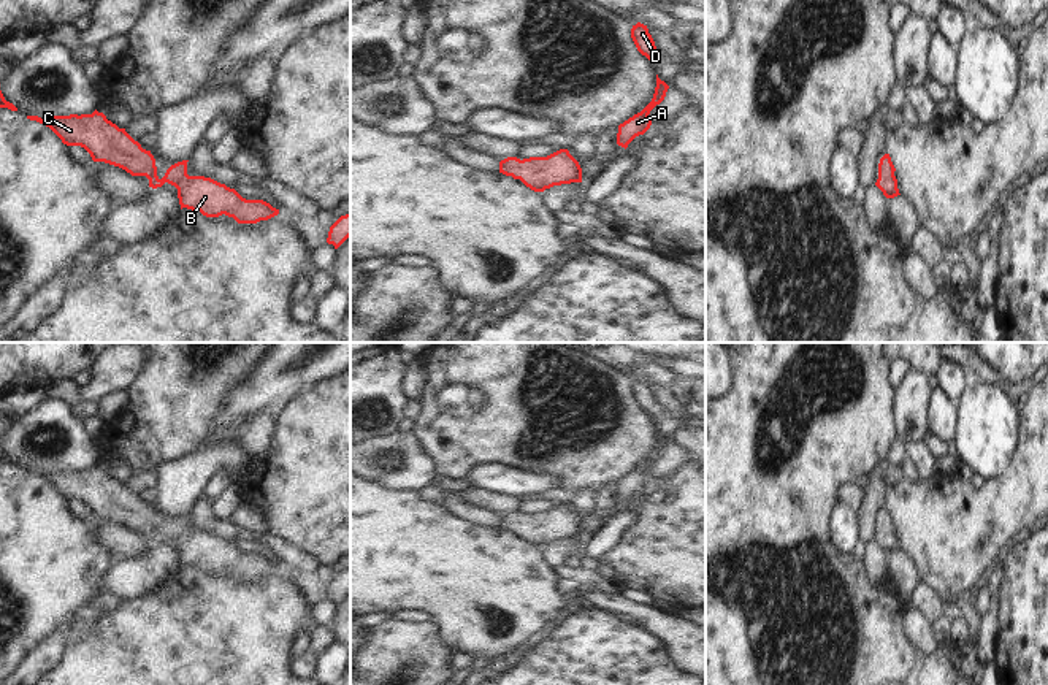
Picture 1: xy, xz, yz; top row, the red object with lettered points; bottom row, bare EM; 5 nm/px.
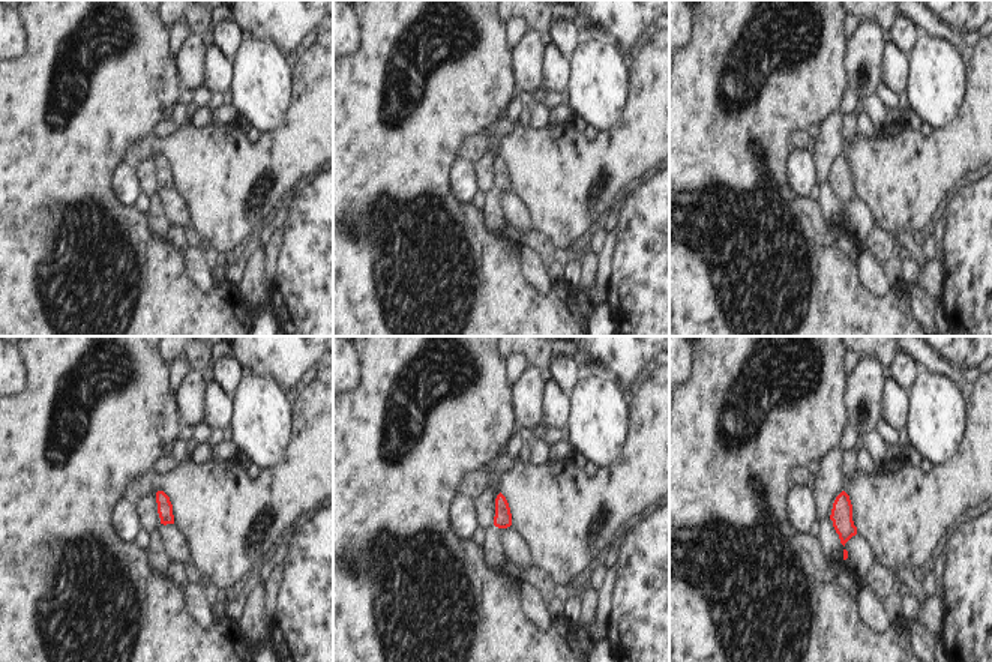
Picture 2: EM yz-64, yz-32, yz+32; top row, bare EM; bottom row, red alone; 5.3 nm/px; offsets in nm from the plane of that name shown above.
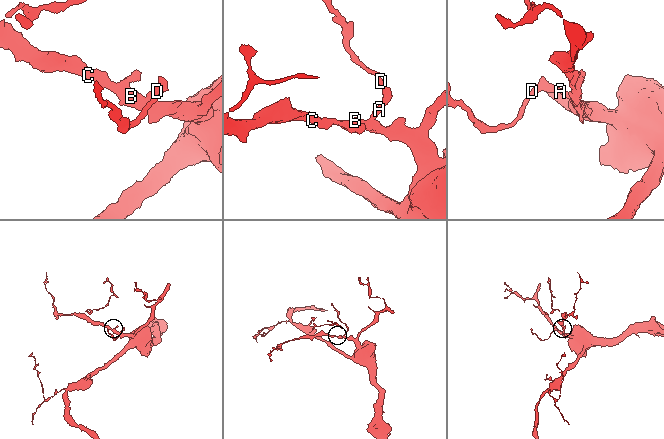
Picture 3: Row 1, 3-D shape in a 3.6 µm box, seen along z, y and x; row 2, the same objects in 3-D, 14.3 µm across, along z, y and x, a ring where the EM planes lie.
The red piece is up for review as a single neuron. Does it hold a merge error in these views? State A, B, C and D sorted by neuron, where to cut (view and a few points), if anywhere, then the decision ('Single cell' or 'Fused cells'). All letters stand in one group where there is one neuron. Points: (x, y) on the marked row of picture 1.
Groups: A B C D. No split. Single cell.

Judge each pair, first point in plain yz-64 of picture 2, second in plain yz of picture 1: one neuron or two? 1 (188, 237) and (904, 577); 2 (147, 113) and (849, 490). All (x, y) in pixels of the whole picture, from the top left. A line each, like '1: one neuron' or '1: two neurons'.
1: two neurons
2: two neurons

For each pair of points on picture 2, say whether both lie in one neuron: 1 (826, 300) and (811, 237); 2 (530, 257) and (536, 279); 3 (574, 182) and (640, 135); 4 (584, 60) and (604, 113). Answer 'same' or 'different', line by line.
1: same
2: same
3: same
4: same

